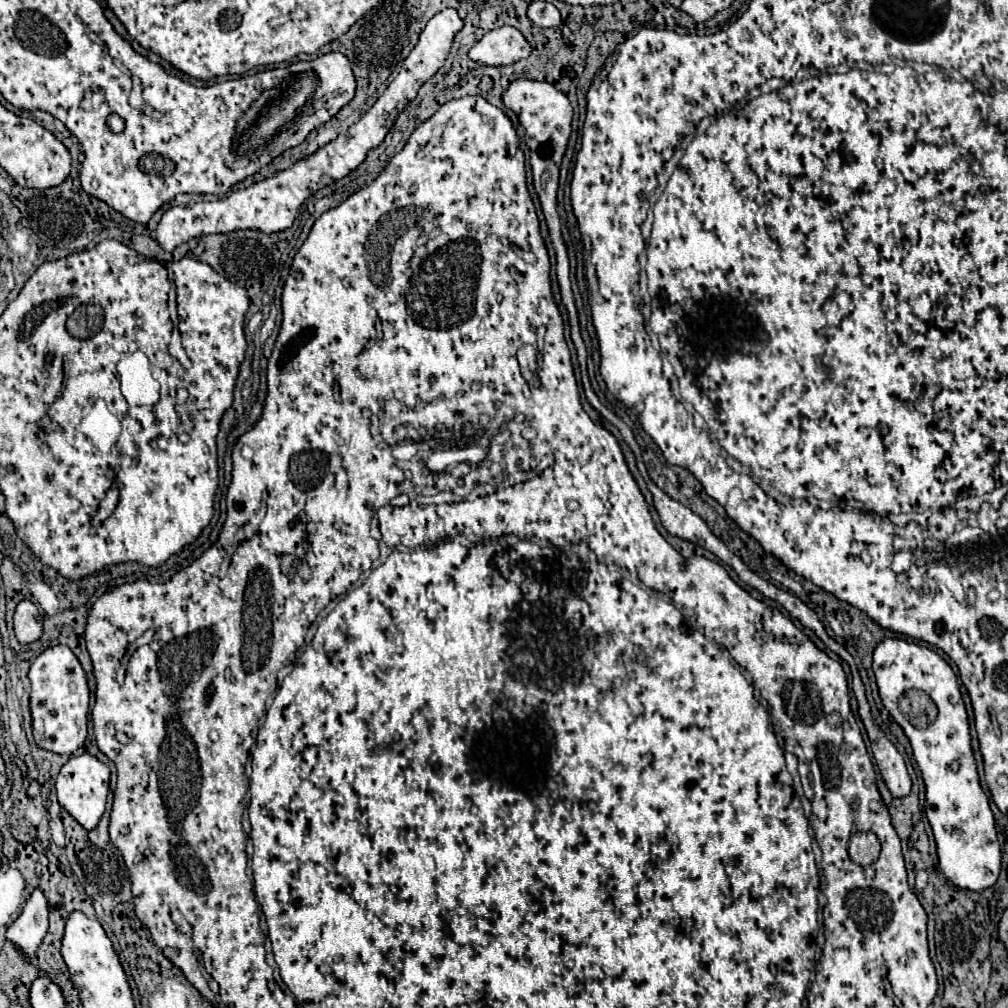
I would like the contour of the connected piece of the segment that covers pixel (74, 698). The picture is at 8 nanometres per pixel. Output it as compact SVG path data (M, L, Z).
M67 646L47 648L29 668L29 710L33 718L33 738L43 750L71 756L87 738L89 688L77 656Z

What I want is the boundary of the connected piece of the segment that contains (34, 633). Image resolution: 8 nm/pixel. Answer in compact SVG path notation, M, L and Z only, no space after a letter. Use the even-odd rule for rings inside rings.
M23 600L17 604L13 614L13 630L15 630L15 638L21 644L31 644L41 638L43 634L41 614L31 600Z

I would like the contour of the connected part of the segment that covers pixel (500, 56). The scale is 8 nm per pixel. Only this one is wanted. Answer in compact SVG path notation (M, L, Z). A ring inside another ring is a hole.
M501 26L487 32L471 50L469 58L485 66L509 66L531 54L525 36L513 26Z

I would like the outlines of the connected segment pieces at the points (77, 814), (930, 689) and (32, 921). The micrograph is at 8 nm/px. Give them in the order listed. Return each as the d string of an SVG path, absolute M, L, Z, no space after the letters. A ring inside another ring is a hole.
M87 752L81 756L71 756L55 780L55 792L59 804L71 814L75 822L79 822L89 832L97 826L97 822L105 812L109 794L109 768Z
M887 638L883 640L873 652L873 672L879 688L879 696L883 706L895 718L895 722L903 728L905 736L911 742L915 762L921 770L925 782L925 814L933 828L933 836L937 842L937 856L939 868L949 882L965 890L985 890L997 882L999 868L1001 868L1001 850L995 832L995 820L989 808L989 798L981 790L979 774L971 750L971 736L969 736L969 720L967 710L959 692L957 676L951 666L931 652L923 644Z
M37 888L27 900L21 916L7 928L7 940L13 942L21 950L21 954L35 956L47 932L47 914L49 914L47 900L41 888Z

